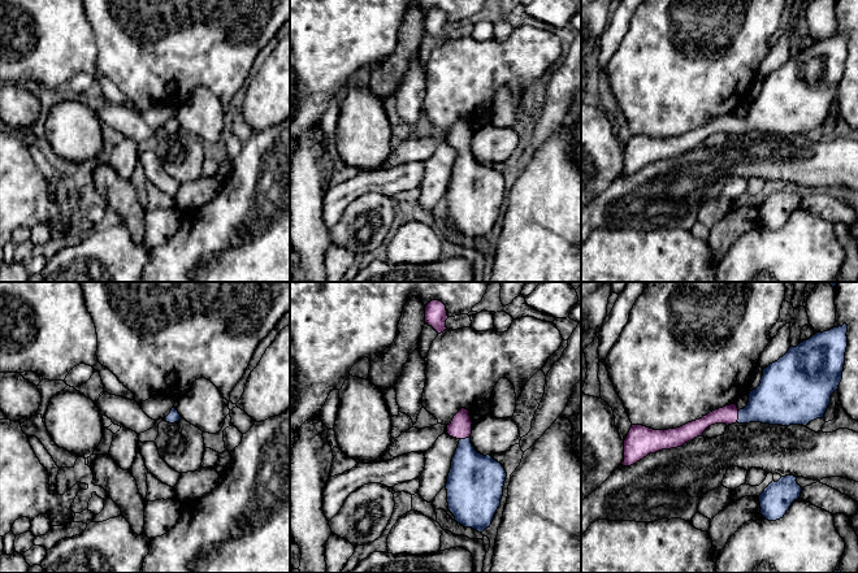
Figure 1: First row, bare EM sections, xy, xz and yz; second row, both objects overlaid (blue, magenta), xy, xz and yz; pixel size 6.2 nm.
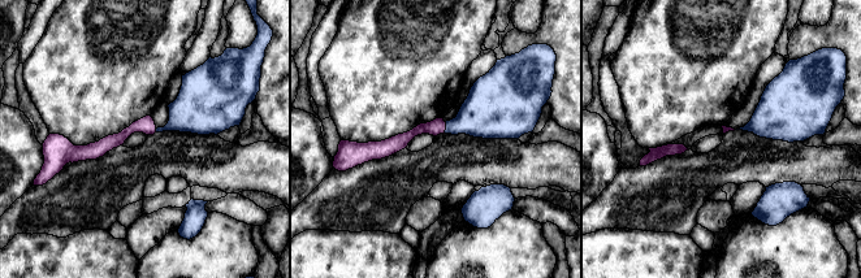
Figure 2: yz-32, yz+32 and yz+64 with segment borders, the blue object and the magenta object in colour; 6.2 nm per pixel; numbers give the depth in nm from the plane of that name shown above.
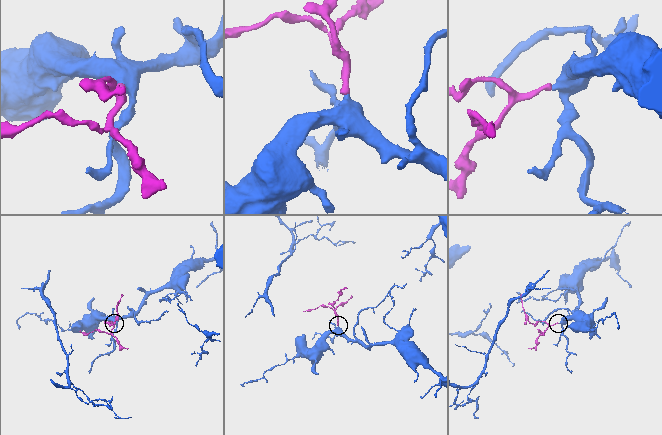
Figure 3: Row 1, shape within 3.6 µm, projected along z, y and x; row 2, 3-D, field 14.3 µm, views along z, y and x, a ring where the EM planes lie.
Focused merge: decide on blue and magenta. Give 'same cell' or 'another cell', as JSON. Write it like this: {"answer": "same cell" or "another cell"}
{"answer": "same cell"}

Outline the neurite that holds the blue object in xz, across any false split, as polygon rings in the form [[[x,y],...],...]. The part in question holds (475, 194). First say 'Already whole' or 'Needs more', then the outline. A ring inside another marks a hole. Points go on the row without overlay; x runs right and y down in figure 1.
Needs more. [[[462,117],[447,134],[447,143],[459,149],[458,157],[451,170],[451,178],[447,186],[447,212],[448,220],[454,223],[455,230],[464,236],[472,236],[482,243],[490,236],[494,223],[500,214],[503,195],[507,182],[500,172],[490,164],[478,162],[471,152],[472,129],[469,120]]]

